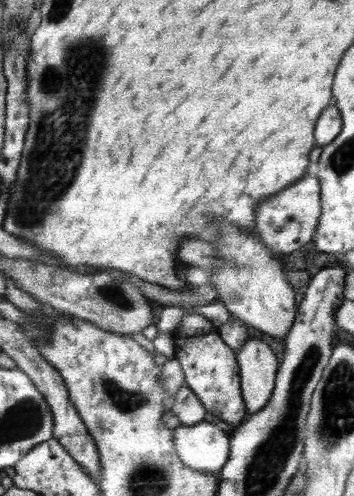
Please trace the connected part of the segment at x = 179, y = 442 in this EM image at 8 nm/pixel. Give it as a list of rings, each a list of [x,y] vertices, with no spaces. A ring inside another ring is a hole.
[[[202,421],[172,429],[174,450],[178,458],[201,474],[218,476],[230,455],[230,436],[218,426]]]

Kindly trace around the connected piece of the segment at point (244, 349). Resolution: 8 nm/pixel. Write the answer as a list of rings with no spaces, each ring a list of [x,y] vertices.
[[[249,337],[249,340],[235,354],[238,369],[240,370],[241,398],[245,404],[247,415],[252,415],[260,412],[272,397],[272,390],[275,386],[279,368],[277,358],[268,345],[252,337]]]

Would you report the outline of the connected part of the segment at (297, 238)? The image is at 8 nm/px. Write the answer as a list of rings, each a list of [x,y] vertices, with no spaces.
[[[312,168],[300,180],[294,181],[290,186],[258,203],[254,230],[259,240],[273,252],[290,254],[302,248],[309,250],[314,240],[314,231],[318,227],[320,213],[322,213],[320,184]]]

